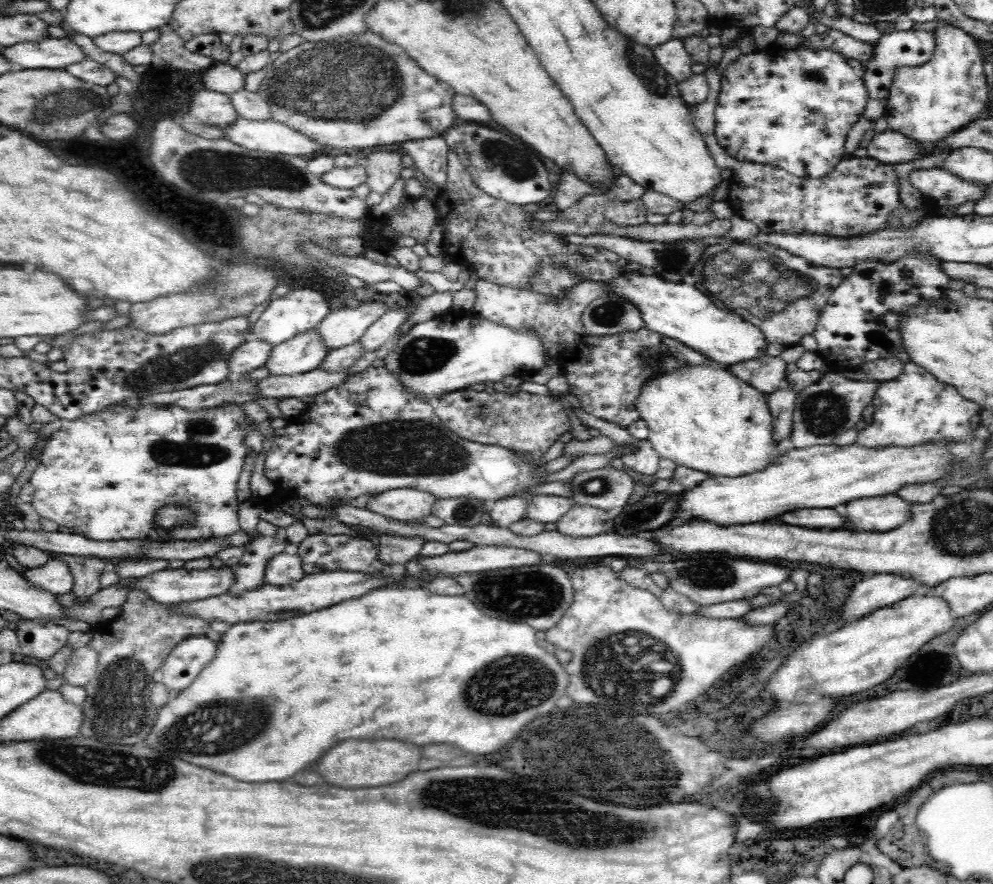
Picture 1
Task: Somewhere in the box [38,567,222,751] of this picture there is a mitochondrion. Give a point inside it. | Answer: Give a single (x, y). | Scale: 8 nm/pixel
(121, 687)

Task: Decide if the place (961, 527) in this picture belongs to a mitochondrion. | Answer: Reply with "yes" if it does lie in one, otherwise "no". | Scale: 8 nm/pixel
yes

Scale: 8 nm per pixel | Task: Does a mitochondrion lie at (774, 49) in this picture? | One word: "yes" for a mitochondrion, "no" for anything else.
no

